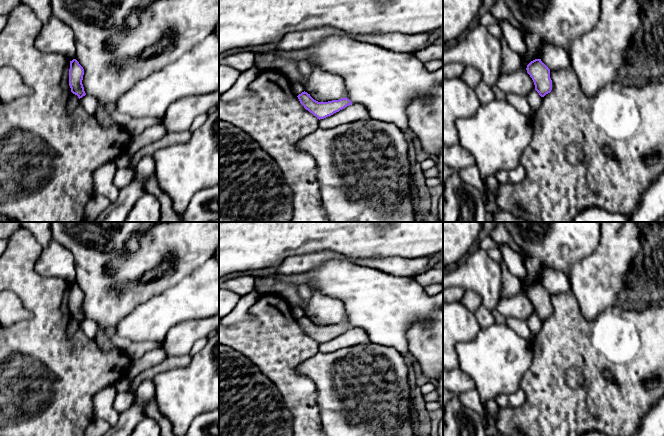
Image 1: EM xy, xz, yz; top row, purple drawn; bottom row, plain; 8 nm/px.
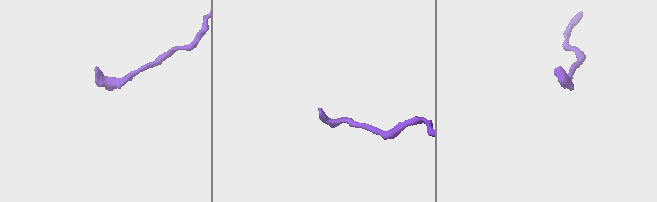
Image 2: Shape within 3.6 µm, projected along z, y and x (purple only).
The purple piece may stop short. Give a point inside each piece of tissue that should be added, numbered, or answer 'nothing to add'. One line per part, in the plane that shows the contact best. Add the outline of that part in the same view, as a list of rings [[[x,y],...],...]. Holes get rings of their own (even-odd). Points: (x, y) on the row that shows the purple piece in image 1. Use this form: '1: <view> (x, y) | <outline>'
nothing to add

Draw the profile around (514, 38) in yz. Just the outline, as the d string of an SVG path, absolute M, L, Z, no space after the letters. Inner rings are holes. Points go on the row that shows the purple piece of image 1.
M497 21L502 29L503 36L508 46L519 56L525 55L528 52L527 45L524 41L520 30L506 21Z

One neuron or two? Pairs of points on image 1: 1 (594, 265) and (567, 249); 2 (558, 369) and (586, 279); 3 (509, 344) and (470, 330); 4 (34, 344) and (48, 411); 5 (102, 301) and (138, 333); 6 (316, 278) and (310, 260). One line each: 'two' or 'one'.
1: two
2: two
3: two
4: one
5: two
6: two

